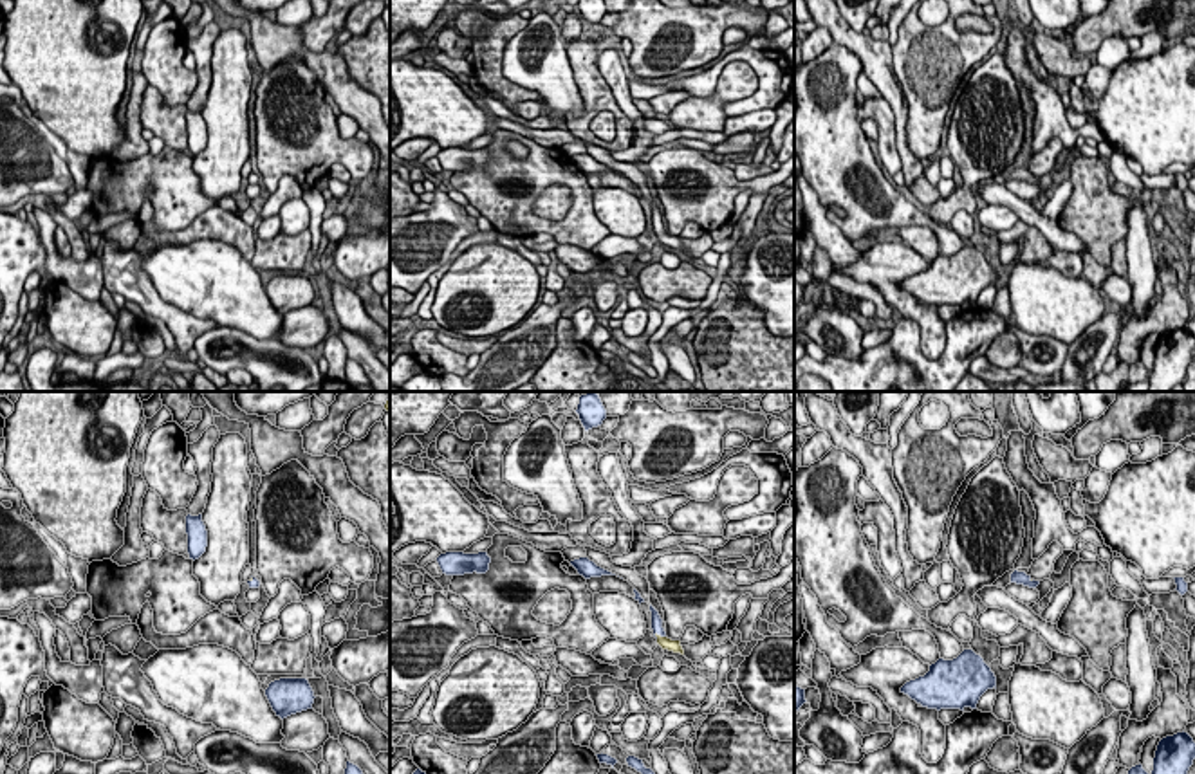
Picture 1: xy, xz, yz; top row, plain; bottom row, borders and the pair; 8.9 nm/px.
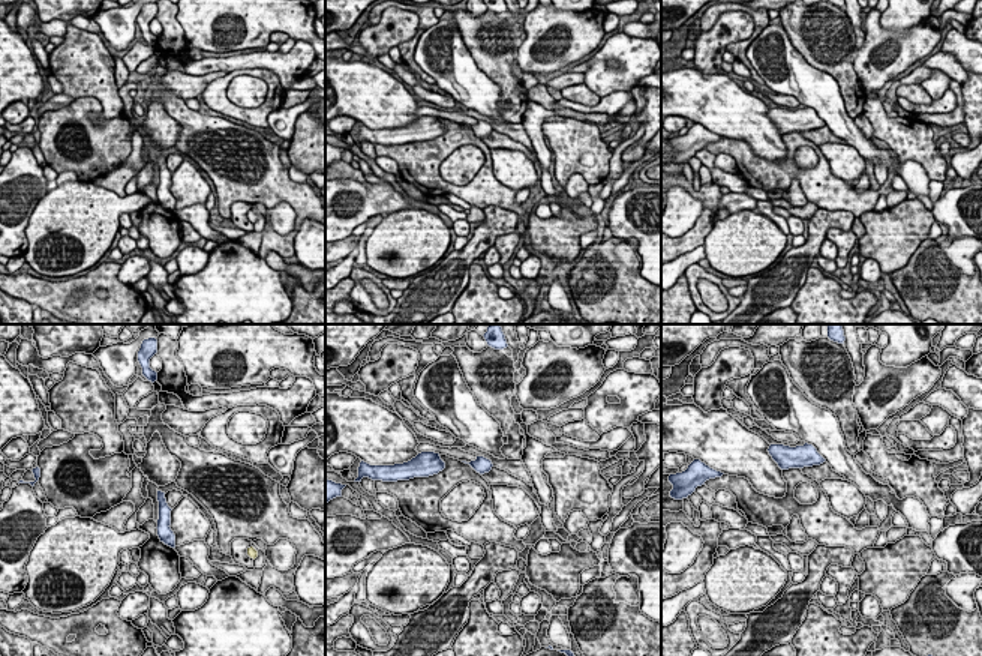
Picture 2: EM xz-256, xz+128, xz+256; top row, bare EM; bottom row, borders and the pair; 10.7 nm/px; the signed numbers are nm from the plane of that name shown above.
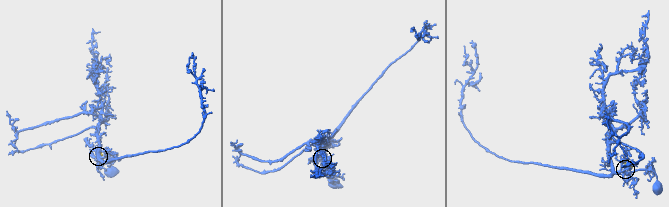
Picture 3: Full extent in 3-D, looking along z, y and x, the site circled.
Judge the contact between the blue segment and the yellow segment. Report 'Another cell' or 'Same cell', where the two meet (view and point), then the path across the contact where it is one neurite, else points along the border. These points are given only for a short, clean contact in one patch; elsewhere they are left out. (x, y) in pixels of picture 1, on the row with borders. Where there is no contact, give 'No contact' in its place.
Same cell. Touches blue at xz (659, 634). Path across: xz (657, 628), (659, 634), (665, 643)

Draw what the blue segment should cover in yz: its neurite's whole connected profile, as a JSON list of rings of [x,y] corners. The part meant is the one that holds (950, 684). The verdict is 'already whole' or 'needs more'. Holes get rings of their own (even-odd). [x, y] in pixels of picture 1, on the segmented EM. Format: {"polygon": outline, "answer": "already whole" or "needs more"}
{"polygon": [[[964,650],[957,659],[939,659],[924,677],[906,682],[901,693],[928,709],[977,709],[987,689],[996,689],[996,677],[980,655]]], "answer": "already whole"}

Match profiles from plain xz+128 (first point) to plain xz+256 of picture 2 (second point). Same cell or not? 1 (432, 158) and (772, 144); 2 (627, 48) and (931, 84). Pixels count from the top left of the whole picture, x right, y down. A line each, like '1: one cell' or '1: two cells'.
1: two cells
2: one cell

